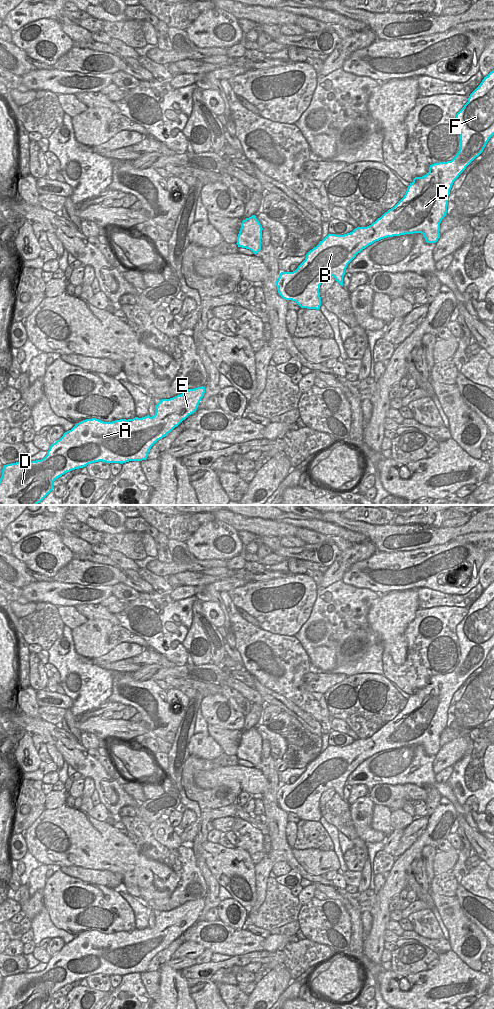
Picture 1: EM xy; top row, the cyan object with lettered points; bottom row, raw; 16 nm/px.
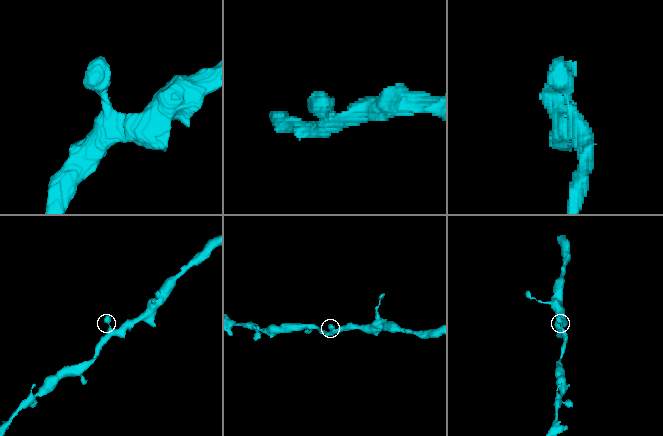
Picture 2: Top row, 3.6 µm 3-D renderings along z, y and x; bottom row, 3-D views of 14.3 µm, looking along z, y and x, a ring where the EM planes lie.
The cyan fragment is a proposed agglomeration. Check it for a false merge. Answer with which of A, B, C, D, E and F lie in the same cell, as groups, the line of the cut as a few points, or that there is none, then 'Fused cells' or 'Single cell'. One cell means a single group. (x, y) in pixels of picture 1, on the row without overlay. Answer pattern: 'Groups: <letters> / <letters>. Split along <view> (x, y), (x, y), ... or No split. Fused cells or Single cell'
Groups: A B C D E F. No split. Single cell

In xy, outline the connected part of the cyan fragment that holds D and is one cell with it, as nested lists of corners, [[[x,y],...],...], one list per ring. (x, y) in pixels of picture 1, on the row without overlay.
[[[205,899],[188,901],[155,917],[155,927],[104,934],[96,930],[83,932],[51,956],[47,967],[36,973],[20,973],[3,978],[0,990],[0,1009],[46,1009],[53,1002],[53,994],[75,981],[95,974],[126,975],[146,972],[151,959],[193,926],[203,910]]]

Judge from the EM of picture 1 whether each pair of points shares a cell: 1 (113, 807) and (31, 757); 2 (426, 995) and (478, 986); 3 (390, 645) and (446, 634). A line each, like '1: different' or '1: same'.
1: different
2: same
3: different

